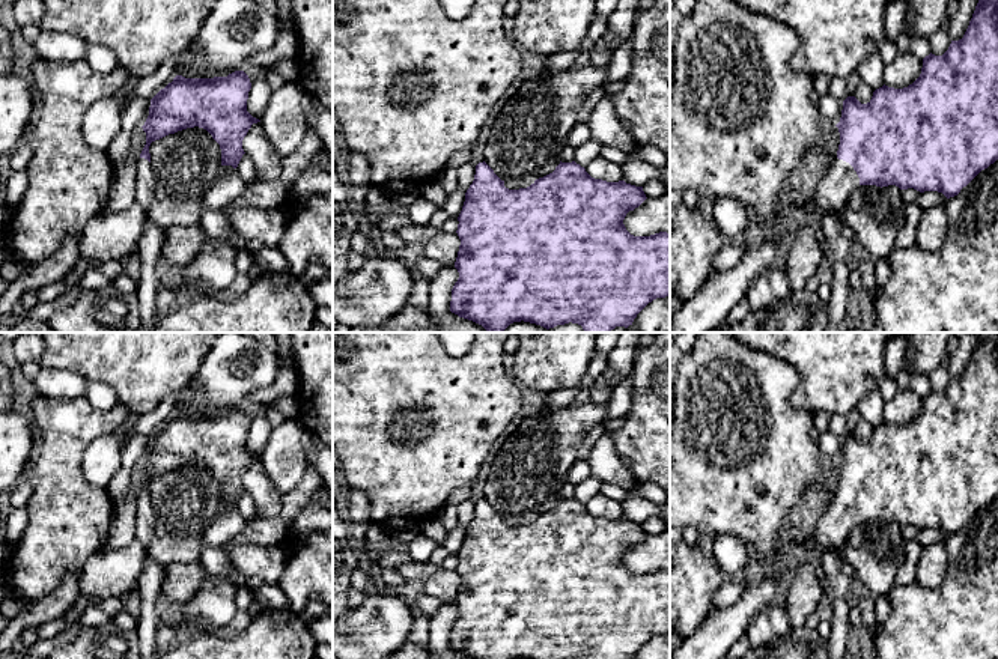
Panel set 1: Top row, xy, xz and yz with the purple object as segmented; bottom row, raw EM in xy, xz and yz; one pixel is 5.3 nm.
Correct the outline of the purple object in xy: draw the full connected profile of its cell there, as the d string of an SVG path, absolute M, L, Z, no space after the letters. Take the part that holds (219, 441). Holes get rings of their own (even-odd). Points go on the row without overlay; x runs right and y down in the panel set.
M244 408L227 414L185 415L176 412L152 436L141 463L146 481L137 497L135 540L148 548L155 536L155 512L149 483L169 471L187 465L203 465L220 481L221 503L238 504L242 477L253 460L260 459L247 448L251 420Z

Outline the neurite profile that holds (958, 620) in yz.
M998 497L944 543L948 566L938 588L912 582L888 594L891 612L872 642L878 659L998 659Z

